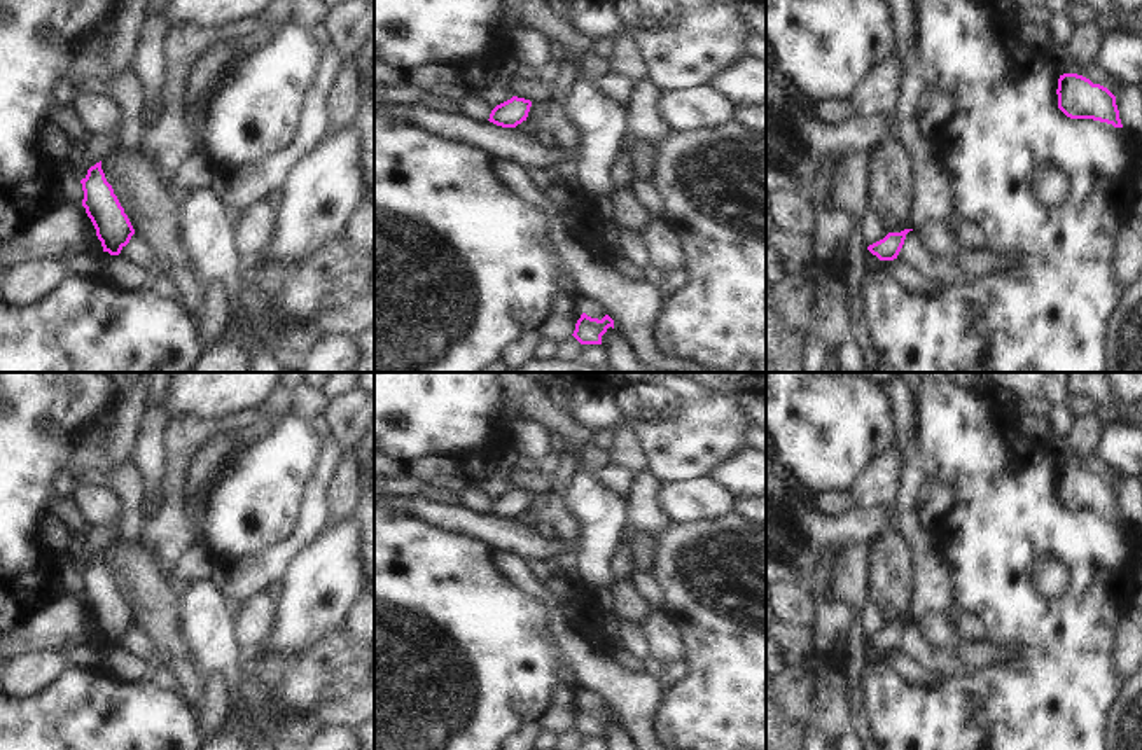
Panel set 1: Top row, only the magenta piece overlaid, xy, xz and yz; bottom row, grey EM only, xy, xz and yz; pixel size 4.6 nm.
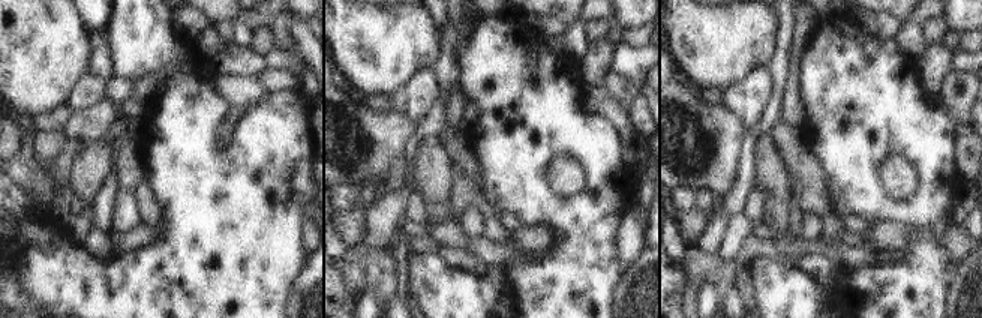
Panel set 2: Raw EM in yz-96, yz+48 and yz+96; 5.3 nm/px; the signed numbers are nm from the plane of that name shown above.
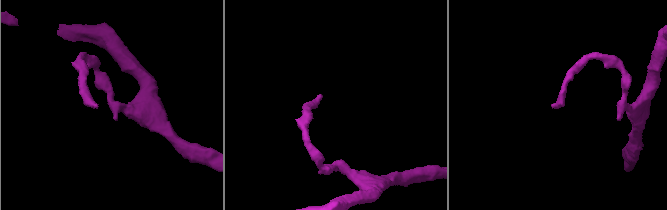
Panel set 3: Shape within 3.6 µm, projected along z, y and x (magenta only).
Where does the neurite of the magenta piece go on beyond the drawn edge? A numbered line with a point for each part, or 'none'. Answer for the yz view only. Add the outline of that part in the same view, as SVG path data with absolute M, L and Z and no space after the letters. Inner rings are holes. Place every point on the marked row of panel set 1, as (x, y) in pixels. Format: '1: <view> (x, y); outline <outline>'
none

